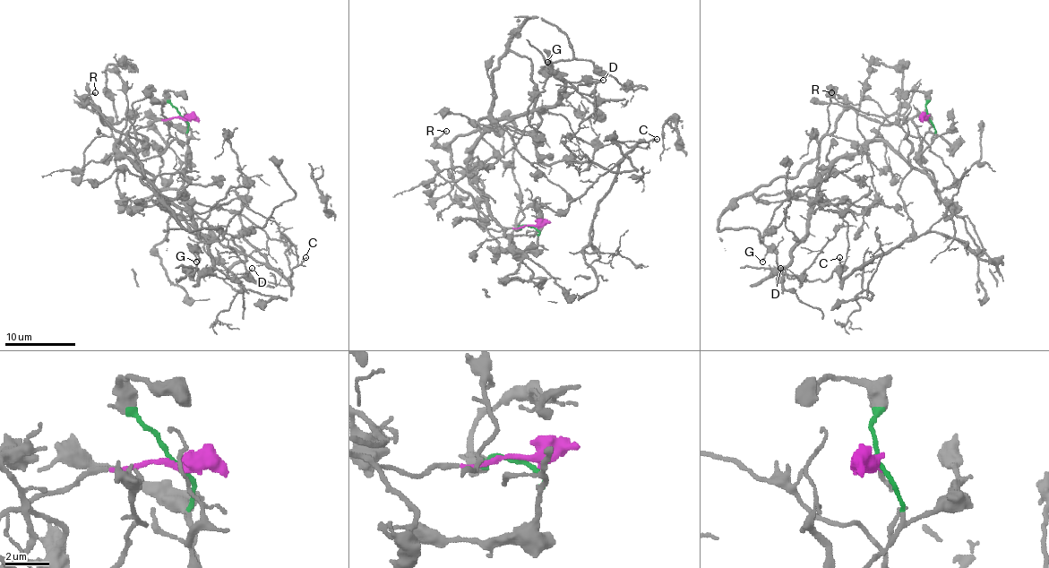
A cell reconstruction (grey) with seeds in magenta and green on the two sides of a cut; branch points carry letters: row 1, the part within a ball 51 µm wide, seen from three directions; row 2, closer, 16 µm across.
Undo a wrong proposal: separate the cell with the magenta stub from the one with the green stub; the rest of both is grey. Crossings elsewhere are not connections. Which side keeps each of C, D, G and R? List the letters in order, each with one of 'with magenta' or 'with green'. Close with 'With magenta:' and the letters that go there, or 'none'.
C: with green
D: with green
G: with magenta
R: with magenta
With magenta: G, R

